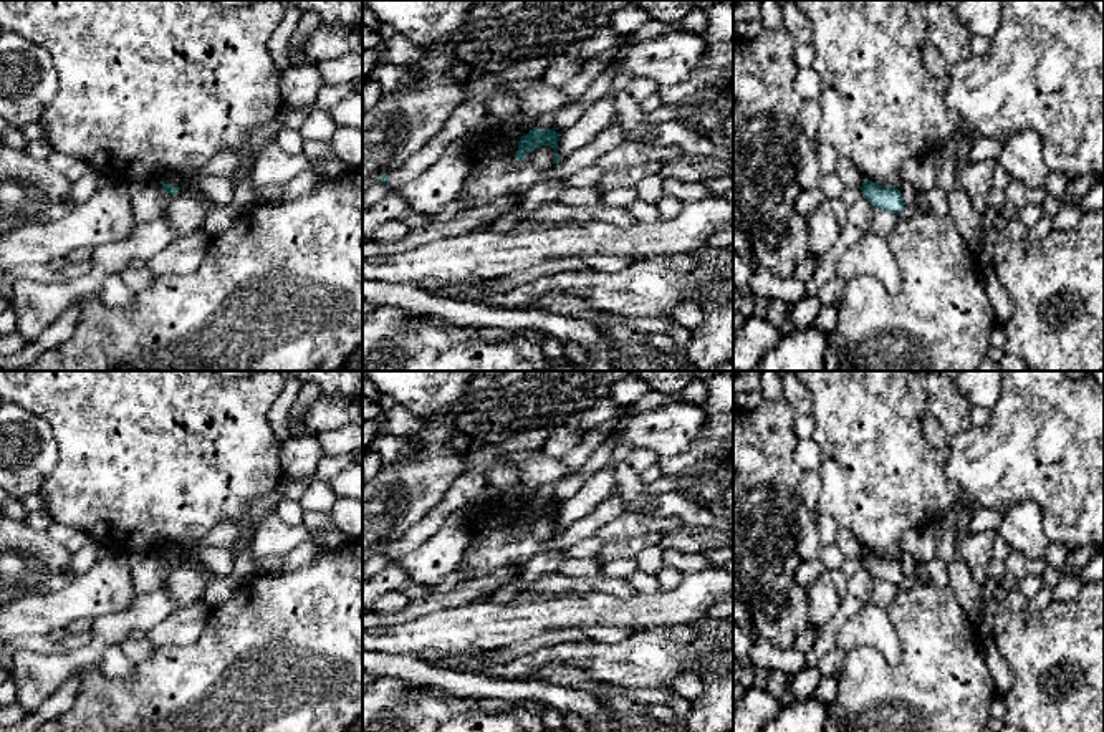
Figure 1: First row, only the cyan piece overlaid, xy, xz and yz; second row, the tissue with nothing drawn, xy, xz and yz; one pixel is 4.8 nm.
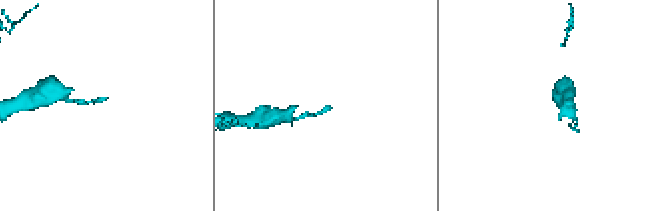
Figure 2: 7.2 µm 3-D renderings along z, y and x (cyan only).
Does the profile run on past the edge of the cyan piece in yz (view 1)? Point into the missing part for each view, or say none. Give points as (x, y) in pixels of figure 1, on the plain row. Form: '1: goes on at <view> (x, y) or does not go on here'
1: does not go on here

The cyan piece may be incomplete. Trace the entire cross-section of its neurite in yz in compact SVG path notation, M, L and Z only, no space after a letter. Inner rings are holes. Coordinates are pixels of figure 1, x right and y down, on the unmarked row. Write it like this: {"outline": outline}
{"outline": "M864 550L861 561L862 568L874 580L889 581L899 586L905 576L900 561L895 558L879 556L877 553Z"}

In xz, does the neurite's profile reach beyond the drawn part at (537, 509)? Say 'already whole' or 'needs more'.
already whole

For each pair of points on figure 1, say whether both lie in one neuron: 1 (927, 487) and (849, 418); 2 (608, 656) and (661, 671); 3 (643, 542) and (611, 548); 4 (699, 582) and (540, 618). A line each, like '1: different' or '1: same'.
1: same
2: same
3: same
4: same

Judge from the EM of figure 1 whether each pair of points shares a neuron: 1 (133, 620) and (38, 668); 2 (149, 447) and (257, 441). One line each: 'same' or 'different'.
1: same
2: same

